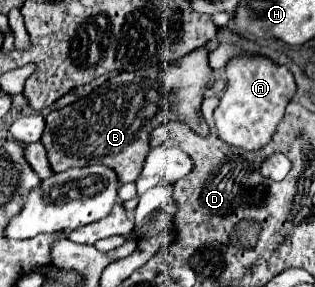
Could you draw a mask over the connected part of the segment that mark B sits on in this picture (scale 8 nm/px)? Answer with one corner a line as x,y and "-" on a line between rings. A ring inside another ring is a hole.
197,49
177,63
155,65
135,73
119,73
95,89
89,97
75,101
45,117
45,133
41,143
47,149
49,165
55,173
69,167
105,165
113,169
119,183
131,183
141,173
149,151
149,133
169,121
183,121
195,133
207,135
207,123
201,117
205,85
213,81
209,53

